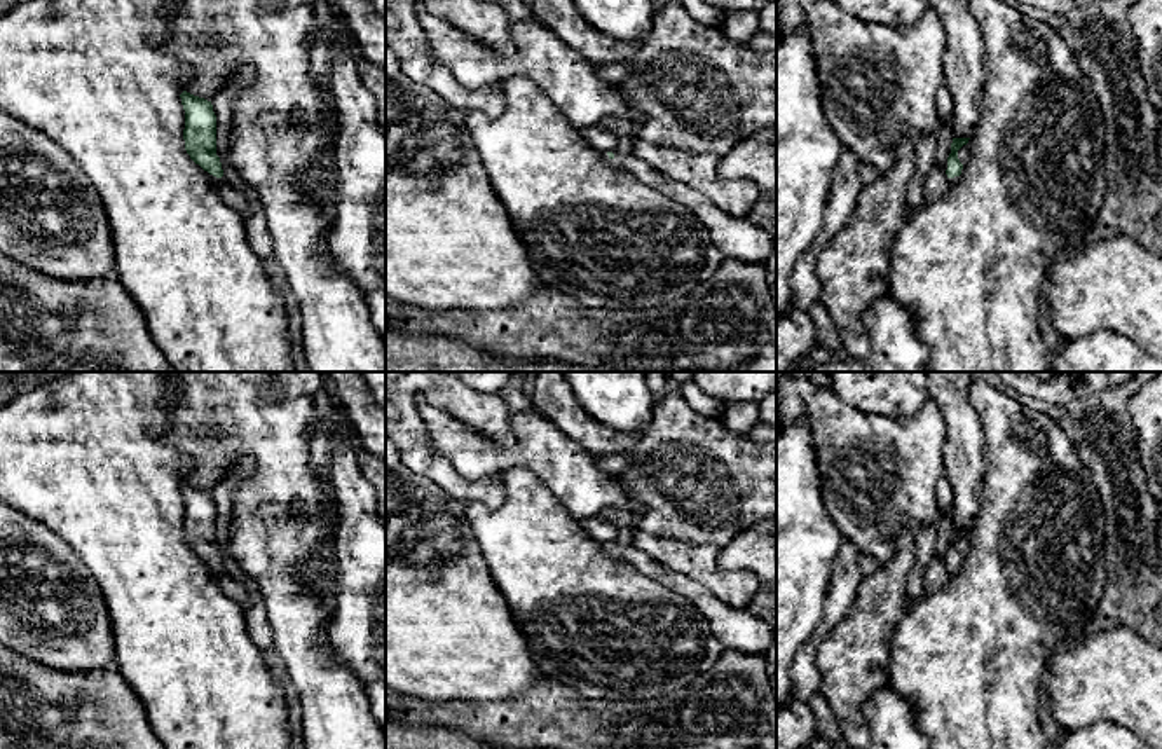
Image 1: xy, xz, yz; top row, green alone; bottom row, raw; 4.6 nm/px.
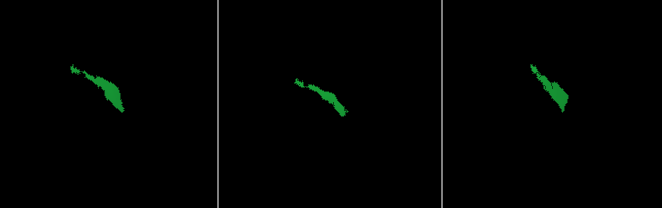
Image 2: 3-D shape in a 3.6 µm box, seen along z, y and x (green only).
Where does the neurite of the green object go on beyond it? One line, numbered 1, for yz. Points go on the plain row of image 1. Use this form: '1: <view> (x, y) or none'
1: yz (963, 543)

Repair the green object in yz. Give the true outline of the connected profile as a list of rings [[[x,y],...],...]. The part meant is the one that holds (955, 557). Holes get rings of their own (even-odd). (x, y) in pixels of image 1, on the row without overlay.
[[[953,529],[951,545],[949,545],[947,555],[946,555],[946,566],[947,566],[951,576],[960,571],[963,555],[970,548],[968,531],[970,529]]]

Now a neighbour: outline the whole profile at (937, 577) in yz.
[[[933,555],[933,559],[926,566],[926,573],[925,573],[925,592],[937,594],[940,590],[946,590],[949,585],[949,580],[951,580],[951,574],[946,566],[946,560]]]

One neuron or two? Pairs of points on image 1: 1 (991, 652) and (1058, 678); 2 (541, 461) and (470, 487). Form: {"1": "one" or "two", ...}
{"1": "two", "2": "two"}

